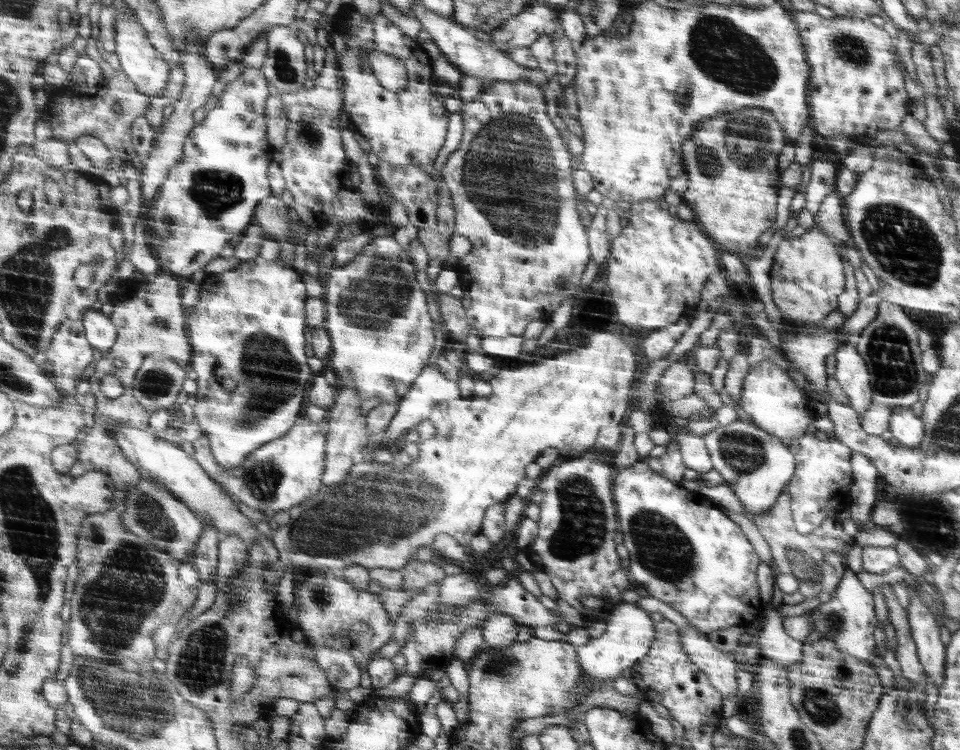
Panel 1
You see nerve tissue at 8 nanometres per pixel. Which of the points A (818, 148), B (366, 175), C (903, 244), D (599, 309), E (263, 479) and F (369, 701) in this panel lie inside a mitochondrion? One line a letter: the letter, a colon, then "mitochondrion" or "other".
A: other
B: other
C: mitochondrion
D: mitochondrion
E: mitochondrion
F: other

